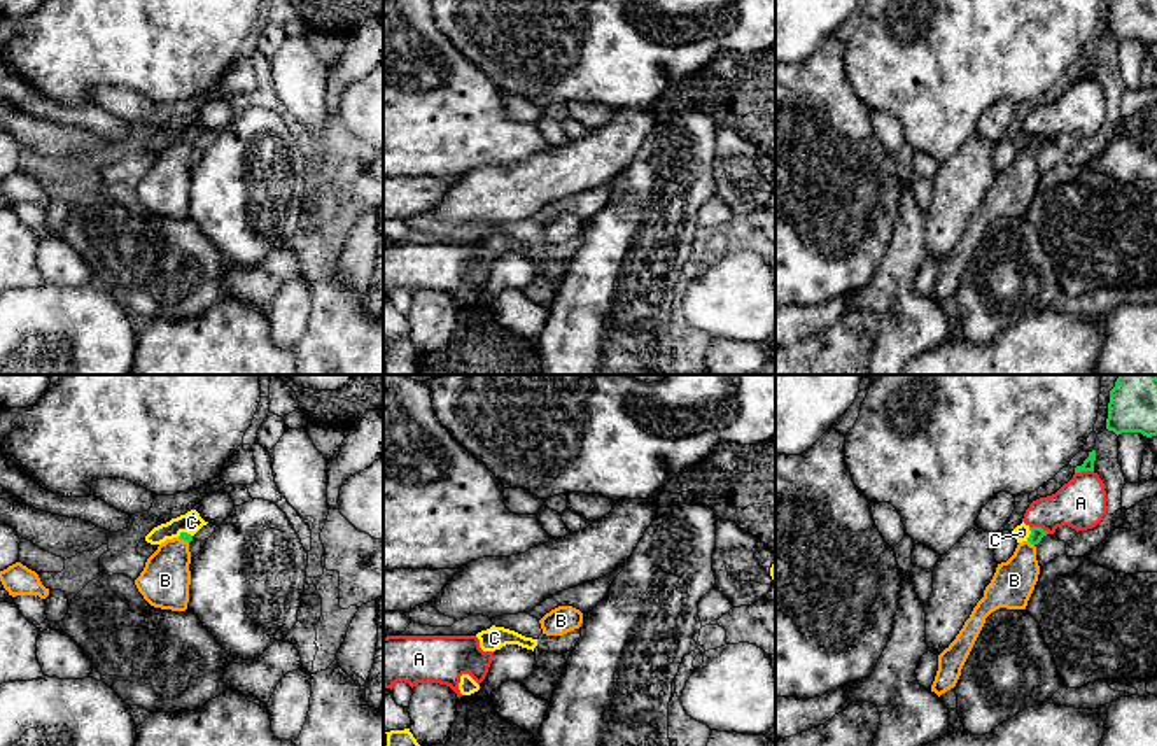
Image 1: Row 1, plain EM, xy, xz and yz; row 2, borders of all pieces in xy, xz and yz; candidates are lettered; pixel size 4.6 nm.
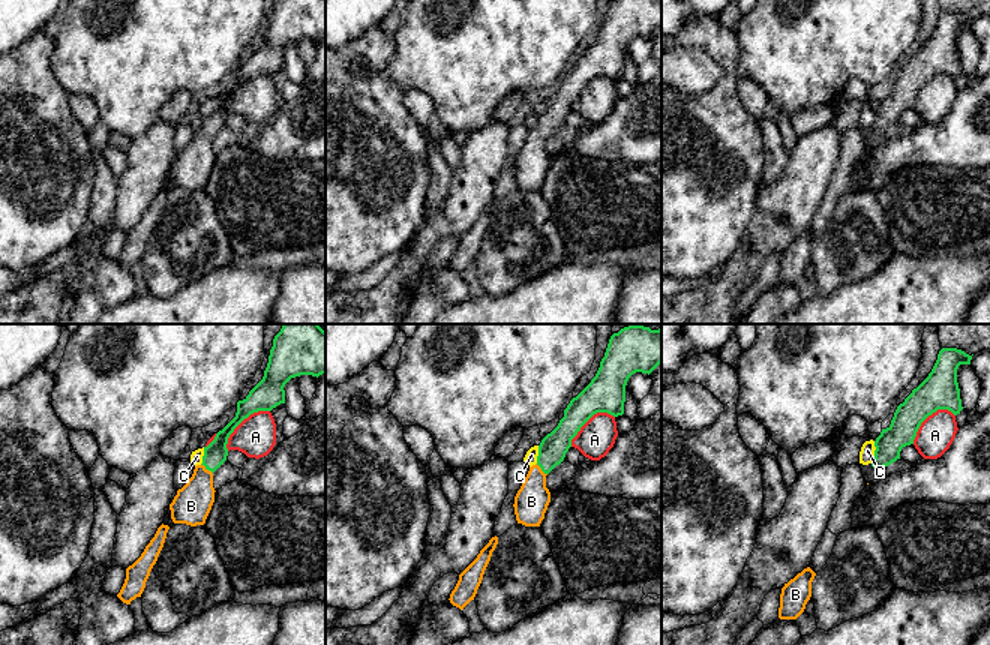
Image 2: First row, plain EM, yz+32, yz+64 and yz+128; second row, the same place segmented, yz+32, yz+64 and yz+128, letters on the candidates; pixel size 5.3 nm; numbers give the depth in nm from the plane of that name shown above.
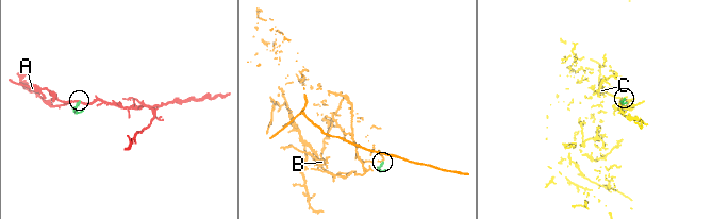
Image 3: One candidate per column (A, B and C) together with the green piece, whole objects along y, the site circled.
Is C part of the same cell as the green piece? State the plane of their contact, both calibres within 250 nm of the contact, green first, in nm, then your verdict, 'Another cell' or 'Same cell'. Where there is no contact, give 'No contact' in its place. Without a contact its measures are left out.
Touches green in yz. Thickness 60 nm (green) against 80 nm. Another cell

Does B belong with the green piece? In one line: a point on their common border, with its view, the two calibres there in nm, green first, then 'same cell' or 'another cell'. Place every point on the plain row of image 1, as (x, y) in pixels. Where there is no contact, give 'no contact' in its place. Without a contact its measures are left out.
yz (1031, 151) | 60/190 nm | same cell

